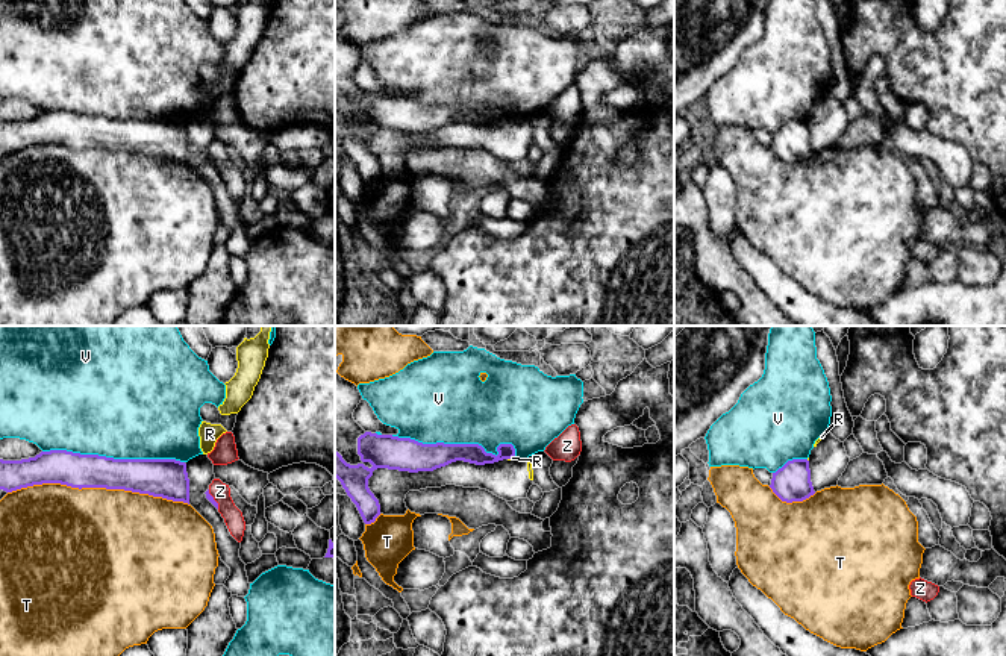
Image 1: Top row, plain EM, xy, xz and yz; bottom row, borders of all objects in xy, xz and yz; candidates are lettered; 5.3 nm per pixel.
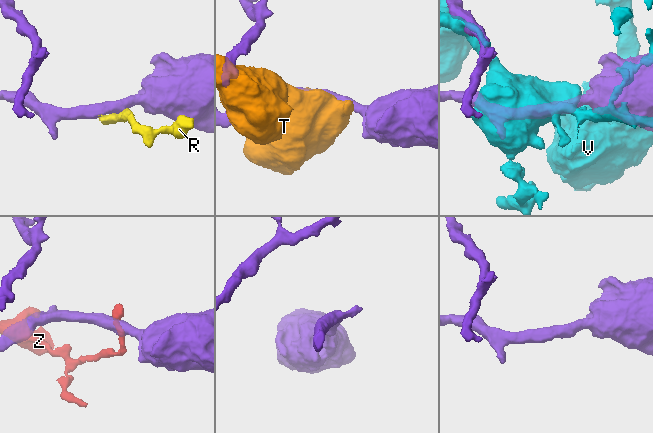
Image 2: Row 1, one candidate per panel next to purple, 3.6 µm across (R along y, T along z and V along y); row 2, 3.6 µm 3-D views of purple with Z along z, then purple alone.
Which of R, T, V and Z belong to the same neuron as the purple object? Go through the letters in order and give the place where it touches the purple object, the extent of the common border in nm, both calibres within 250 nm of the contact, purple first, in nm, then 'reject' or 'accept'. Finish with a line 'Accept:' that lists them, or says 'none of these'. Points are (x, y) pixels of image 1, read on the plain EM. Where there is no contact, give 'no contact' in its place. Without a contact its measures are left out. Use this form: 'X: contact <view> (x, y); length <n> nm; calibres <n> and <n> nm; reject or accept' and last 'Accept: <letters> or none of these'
R: contact xz (511, 118); length 40 nm; calibres 110 and 20 nm; reject
T: contact xy (99, 147); length 950 nm; calibres 190 and 500 nm; reject
V: contact xy (112, 118); length 750 nm; calibres 190 and 500 nm; reject
Z: contact xy (212, 159); length 120 nm; calibres 40 and 100 nm; reject
Accept: none of these

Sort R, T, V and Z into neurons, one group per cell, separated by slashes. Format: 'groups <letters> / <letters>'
groups R / T / V / Z

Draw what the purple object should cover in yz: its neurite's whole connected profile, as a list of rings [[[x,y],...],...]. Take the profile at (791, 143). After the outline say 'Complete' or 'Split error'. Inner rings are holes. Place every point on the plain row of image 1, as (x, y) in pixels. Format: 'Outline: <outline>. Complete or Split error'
Outline: [[[808,120],[788,121],[782,129],[773,133],[770,148],[786,164],[803,162],[815,155],[811,142]]]. Complete

